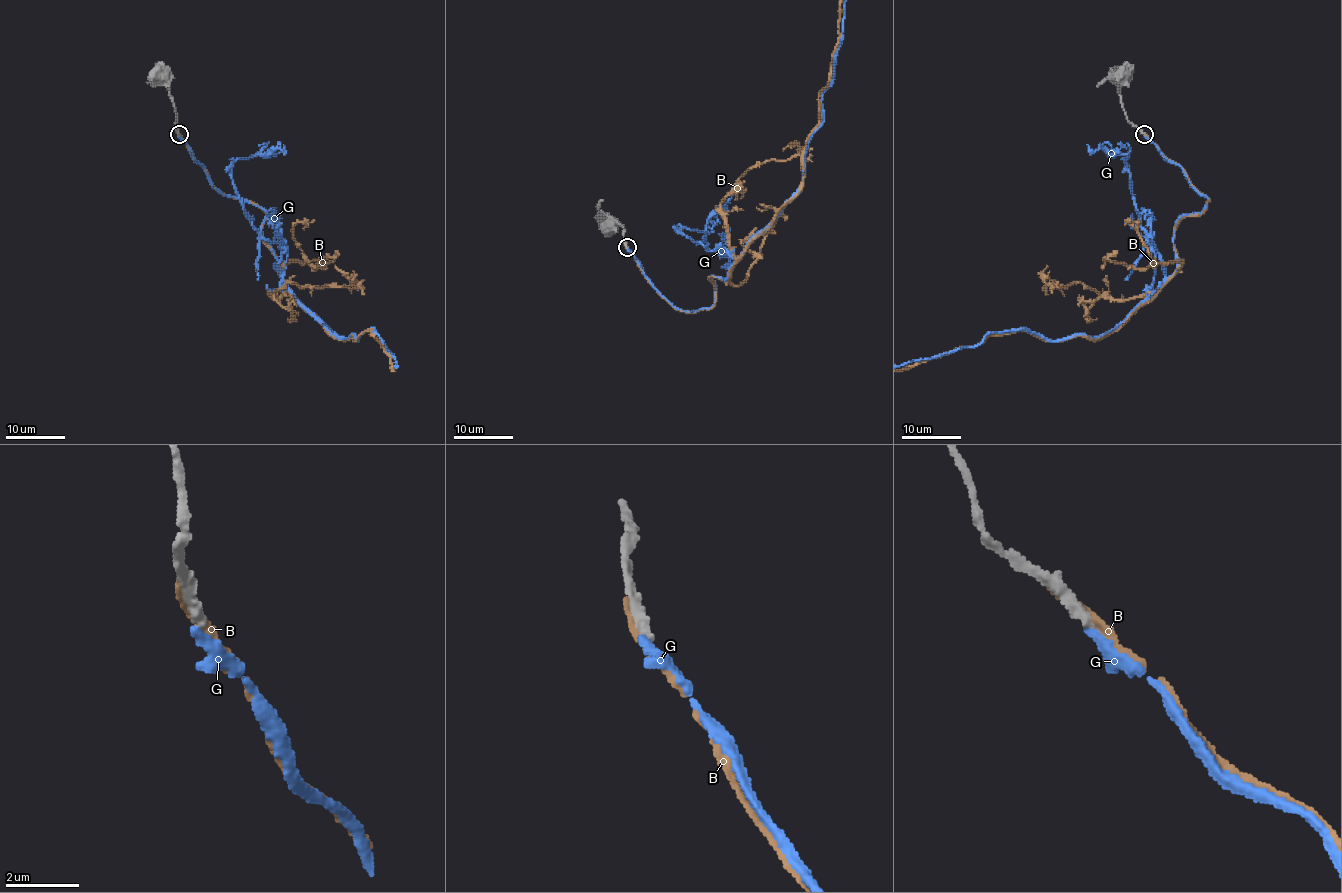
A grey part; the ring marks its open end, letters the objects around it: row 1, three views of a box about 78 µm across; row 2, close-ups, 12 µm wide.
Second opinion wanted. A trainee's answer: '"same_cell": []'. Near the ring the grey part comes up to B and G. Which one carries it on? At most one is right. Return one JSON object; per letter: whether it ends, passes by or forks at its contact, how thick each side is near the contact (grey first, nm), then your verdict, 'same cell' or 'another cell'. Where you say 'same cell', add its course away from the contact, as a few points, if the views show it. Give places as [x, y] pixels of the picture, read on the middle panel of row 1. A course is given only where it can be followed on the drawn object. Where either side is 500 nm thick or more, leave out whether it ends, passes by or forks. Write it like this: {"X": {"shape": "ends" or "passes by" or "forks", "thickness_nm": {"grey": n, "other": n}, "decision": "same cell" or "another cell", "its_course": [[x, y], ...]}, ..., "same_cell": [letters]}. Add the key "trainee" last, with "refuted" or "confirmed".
{"B": {"shape": "ends", "thickness_nm": {"grey": 400, "other": 280}, "decision": "another cell"}, "G": {"shape": "ends", "thickness_nm": {"grey": 280, "other": 280}, "decision": "another cell"}, "same_cell": [], "trainee": "confirmed"}

